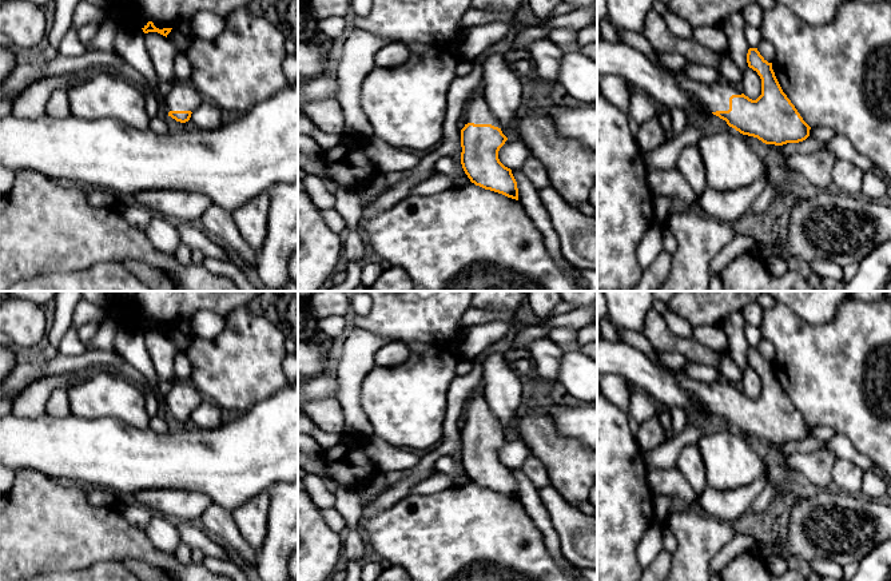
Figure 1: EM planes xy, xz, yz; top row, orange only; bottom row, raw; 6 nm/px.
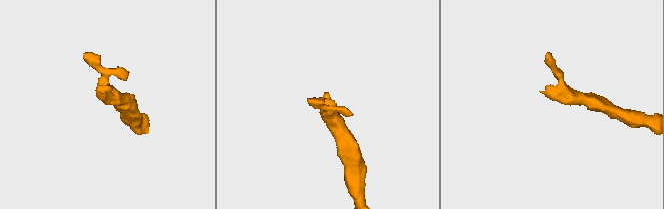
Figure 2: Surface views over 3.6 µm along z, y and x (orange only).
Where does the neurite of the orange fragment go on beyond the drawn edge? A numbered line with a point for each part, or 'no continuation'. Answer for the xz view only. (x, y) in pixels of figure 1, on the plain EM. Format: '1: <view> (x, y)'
1: xz (477, 410)

